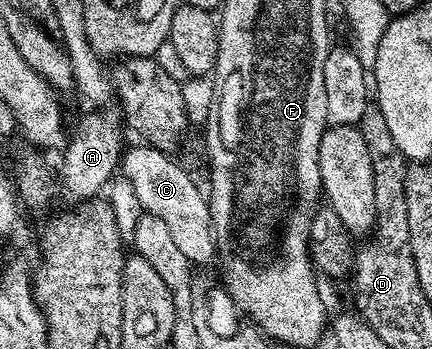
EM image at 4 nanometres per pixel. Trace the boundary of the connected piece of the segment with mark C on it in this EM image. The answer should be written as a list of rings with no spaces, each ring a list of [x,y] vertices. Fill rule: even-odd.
[[[139,144],[132,149],[130,147],[121,157],[120,172],[132,183],[133,193],[136,194],[139,207],[149,216],[160,218],[168,230],[171,231],[171,237],[175,245],[183,251],[184,256],[190,260],[193,265],[212,264],[217,255],[214,233],[211,230],[211,212],[209,199],[205,193],[198,188],[193,178],[176,162],[171,155],[160,151],[147,144]]]

